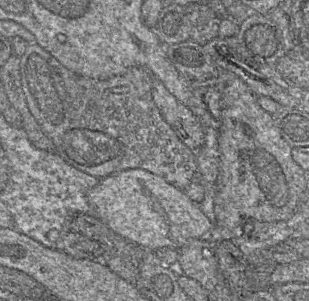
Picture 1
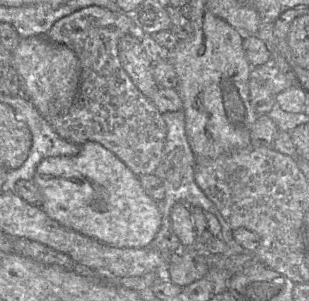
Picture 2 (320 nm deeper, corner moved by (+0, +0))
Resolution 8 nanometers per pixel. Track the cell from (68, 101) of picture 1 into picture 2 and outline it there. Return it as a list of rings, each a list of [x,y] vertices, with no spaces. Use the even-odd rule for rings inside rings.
[[[87,6],[82,9],[79,9],[67,16],[64,16],[57,20],[51,29],[46,33],[46,37],[56,43],[63,44],[70,48],[77,56],[79,63],[80,63],[80,82],[79,88],[76,95],[76,98],[69,108],[69,110],[60,116],[55,117],[44,117],[46,121],[51,125],[53,130],[64,140],[76,144],[76,145],[83,145],[85,142],[94,141],[101,144],[106,149],[110,150],[114,153],[135,175],[145,175],[145,174],[153,174],[155,169],[160,165],[162,158],[163,158],[163,151],[166,141],[167,135],[167,126],[163,119],[162,114],[159,112],[157,107],[153,104],[153,102],[144,96],[142,92],[134,85],[130,76],[124,70],[119,54],[118,54],[118,43],[119,40],[126,34],[133,34],[135,31],[135,25],[130,17],[129,14],[126,14],[122,11],[111,11],[107,8],[100,7],[100,6]]]

